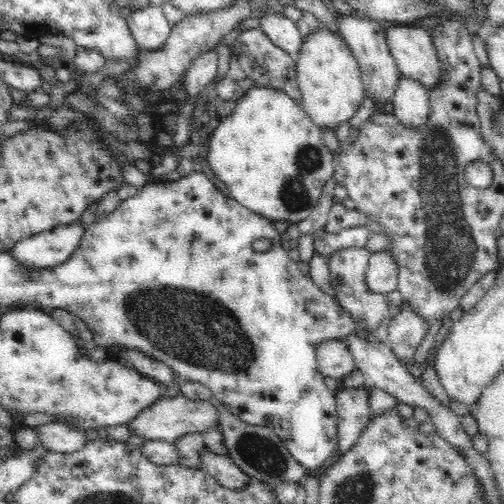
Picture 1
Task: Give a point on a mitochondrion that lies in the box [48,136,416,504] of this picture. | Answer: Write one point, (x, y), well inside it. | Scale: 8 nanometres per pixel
(190, 326)

